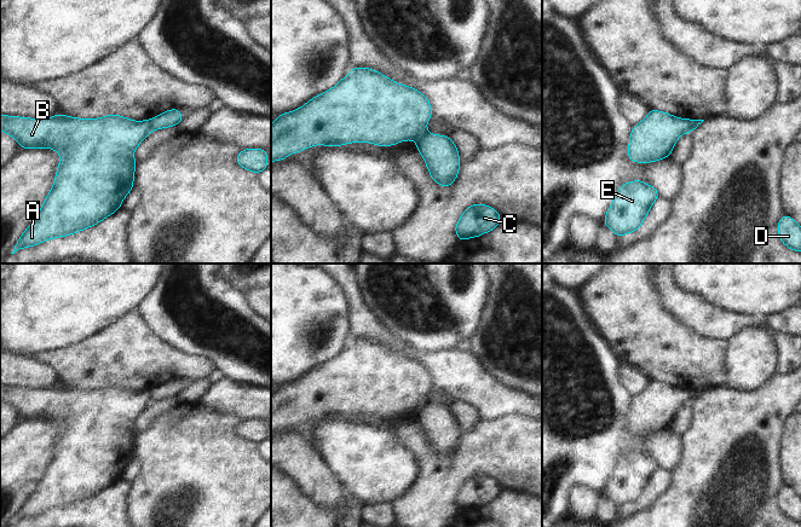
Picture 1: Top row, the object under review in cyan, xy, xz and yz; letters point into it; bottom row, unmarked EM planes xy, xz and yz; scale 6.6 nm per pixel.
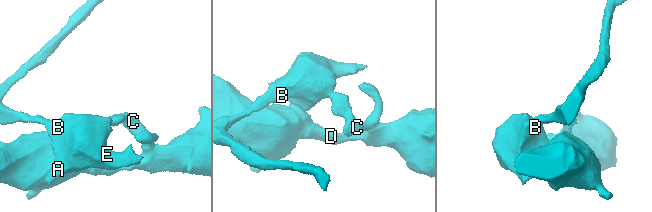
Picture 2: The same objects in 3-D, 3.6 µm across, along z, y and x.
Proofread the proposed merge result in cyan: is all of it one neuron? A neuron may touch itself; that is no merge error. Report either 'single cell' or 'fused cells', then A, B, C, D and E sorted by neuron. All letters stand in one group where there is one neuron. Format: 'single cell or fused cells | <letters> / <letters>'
fused cells | A B E / C D

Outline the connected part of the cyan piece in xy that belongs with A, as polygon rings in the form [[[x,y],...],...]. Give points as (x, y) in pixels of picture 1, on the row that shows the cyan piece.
[[[62,114],[41,120],[0,115],[0,129],[13,137],[23,149],[51,147],[60,155],[54,185],[38,216],[16,243],[11,253],[15,254],[51,238],[74,234],[117,210],[133,189],[137,164],[133,151],[149,135],[151,126],[148,120],[138,122],[117,115],[98,120],[67,117]]]

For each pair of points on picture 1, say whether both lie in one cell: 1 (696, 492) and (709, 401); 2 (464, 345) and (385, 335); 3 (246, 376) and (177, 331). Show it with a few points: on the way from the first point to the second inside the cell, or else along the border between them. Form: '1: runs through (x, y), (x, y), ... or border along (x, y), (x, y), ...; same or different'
1: runs through (709, 469), (709, 424); same
2: border along (455, 347), (468, 351); different
3: runs through (229, 359), (222, 353), (199, 347), (194, 343); same

